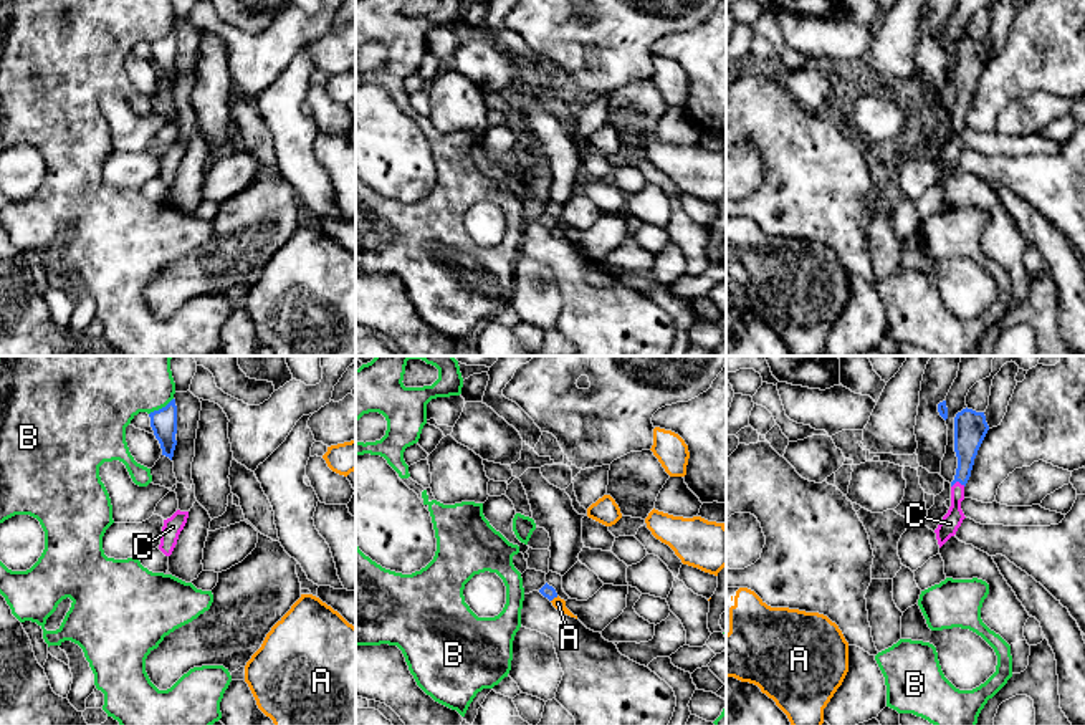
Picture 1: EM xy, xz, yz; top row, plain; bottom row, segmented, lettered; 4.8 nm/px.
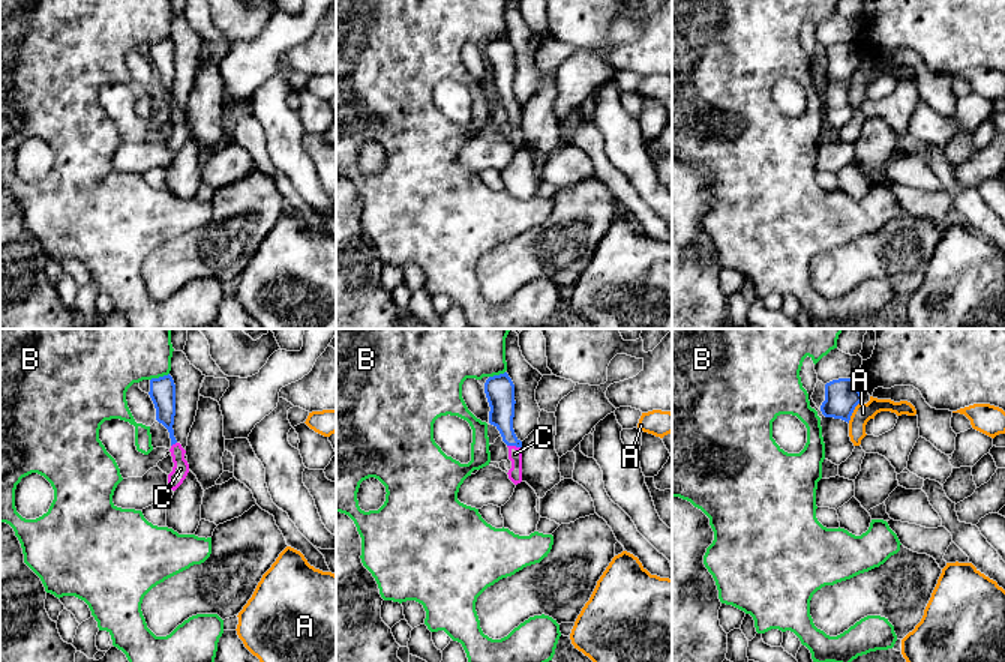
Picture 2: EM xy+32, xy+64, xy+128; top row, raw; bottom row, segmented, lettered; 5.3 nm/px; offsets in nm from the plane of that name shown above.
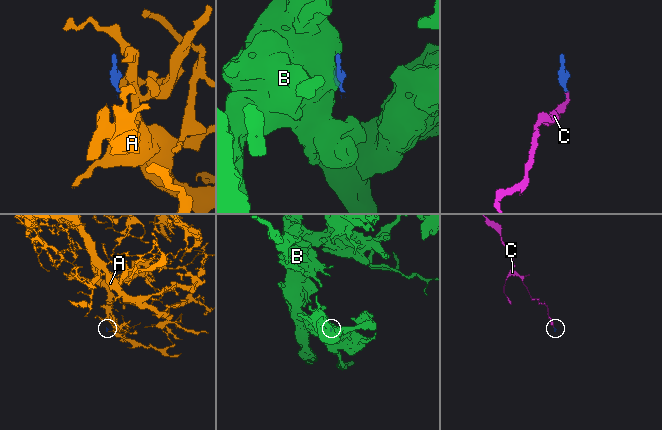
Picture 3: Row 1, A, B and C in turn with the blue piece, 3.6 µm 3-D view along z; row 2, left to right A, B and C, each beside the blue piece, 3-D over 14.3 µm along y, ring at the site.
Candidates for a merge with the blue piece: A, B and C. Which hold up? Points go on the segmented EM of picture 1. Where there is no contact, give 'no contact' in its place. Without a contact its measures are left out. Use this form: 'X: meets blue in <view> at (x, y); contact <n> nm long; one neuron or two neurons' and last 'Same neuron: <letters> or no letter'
A: meets blue in xz at (554, 596); contact 50 nm long; two neurons
B: meets blue in xy at (162, 408); contact 150 nm long; two neurons
C: meets blue in yz at (958, 480); contact 70 nm long; one neuron
Same neuron: C

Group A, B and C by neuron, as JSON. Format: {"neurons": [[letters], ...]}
{"neurons": [["A"], ["B"], ["C"]]}

